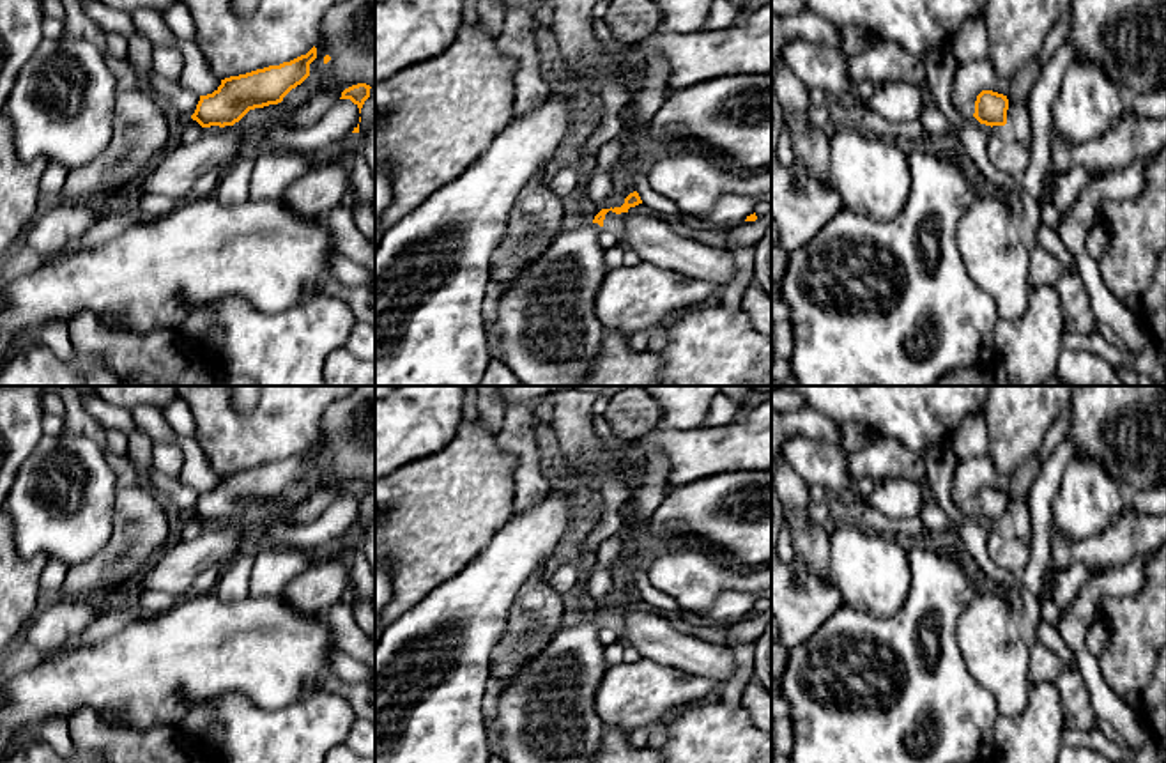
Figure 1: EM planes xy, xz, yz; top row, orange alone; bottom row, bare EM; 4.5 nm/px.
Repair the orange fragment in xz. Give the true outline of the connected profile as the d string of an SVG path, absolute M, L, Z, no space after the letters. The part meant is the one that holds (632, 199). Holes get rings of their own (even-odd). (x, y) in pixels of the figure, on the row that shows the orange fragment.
M633 191L621 207L602 209L591 223L559 232L508 289L497 292L495 320L487 326L487 333L497 338L501 361L522 386L582 386L589 375L605 333L595 312L595 296L607 273L598 230L609 211L621 214L639 204L642 200Z

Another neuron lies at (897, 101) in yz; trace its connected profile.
M888 81L876 85L876 92L867 99L855 97L849 106L855 113L872 110L892 122L911 122L920 120L925 97L915 85Z

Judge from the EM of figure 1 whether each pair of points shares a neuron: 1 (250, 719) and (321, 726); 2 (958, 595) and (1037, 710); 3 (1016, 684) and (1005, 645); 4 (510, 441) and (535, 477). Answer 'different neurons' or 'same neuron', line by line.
1: same neuron
2: different neurons
3: same neuron
4: same neuron

